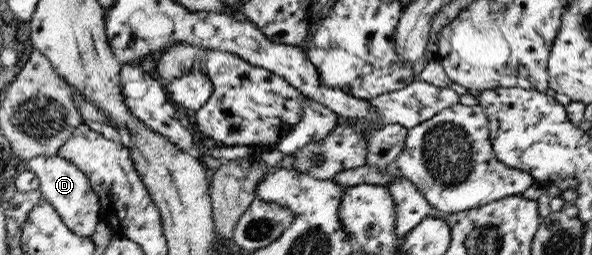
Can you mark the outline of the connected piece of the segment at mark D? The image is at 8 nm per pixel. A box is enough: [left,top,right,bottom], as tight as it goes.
[27,155,101,238]

